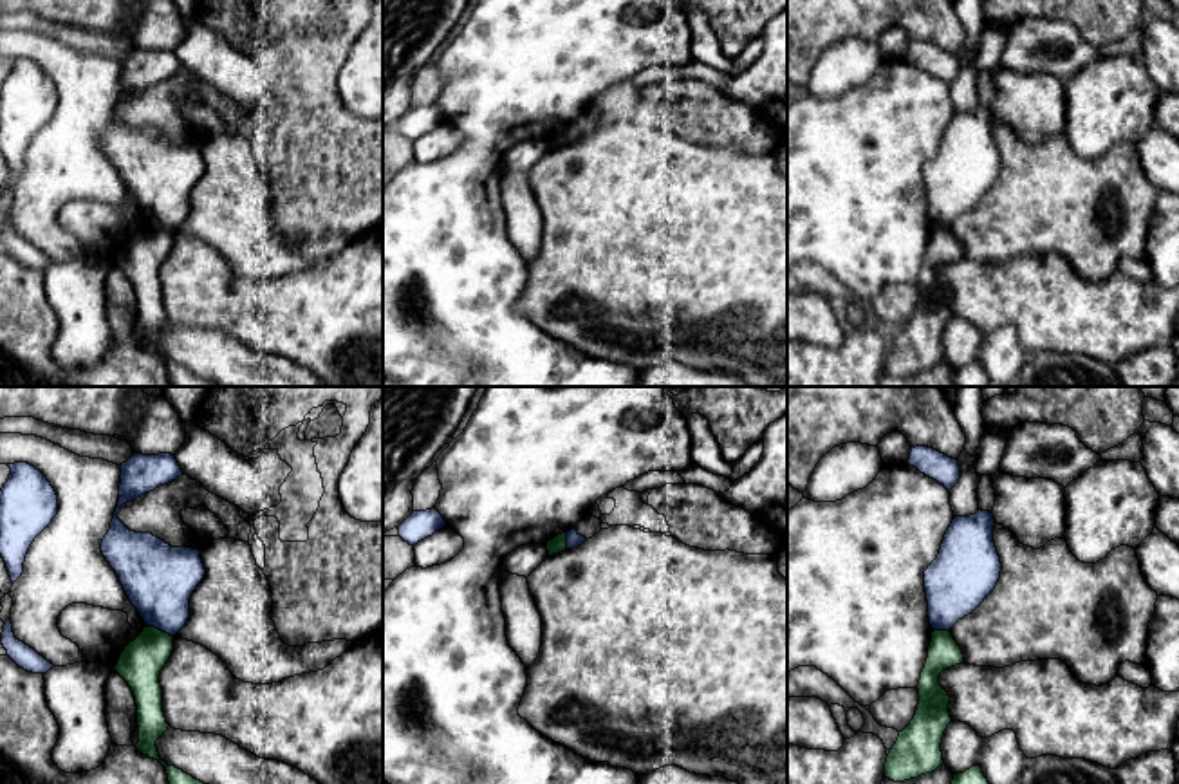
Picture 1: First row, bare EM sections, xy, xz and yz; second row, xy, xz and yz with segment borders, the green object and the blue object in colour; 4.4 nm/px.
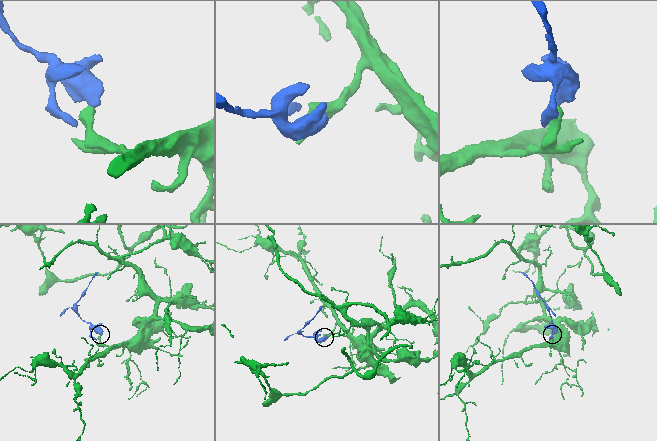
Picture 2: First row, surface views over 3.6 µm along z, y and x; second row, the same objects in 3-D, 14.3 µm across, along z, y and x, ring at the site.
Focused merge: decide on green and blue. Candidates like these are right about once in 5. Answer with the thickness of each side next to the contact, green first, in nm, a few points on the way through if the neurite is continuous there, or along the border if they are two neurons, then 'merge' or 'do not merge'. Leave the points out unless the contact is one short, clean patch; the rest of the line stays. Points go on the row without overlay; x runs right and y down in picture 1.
calibres 190 and 320 nm; border xy (147, 219), (172, 232); do not merge

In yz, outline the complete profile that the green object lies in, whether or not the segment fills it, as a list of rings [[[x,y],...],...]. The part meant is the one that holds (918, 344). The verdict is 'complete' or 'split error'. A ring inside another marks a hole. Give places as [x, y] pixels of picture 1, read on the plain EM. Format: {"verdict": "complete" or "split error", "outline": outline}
{"verdict": "complete", "outline": [[[933,226],[928,253],[917,280],[919,300],[910,320],[899,327],[887,358],[885,372],[905,378],[935,367],[944,359],[941,338],[952,318],[950,291],[939,280],[939,269],[964,258],[964,249],[950,226]]]}

